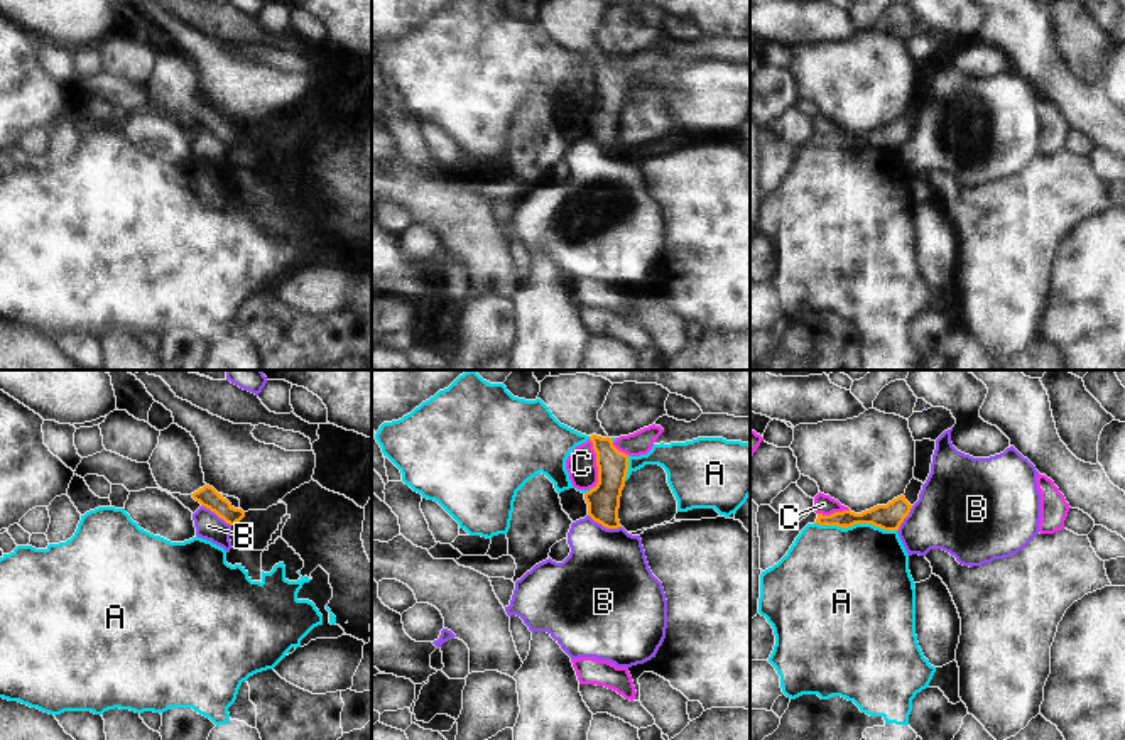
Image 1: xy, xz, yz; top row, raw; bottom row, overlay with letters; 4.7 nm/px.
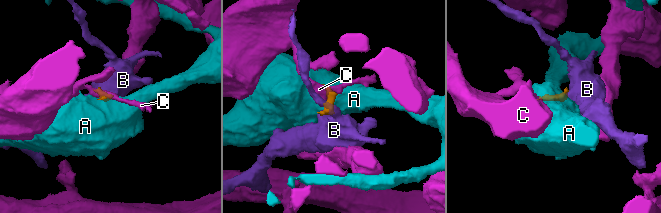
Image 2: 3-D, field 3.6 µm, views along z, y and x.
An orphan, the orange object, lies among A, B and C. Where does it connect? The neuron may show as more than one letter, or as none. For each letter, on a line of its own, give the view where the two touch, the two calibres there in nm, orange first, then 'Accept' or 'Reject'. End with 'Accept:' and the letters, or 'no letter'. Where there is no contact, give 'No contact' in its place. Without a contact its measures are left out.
A: Touches orange in yz. Thickness 130 nm (orange) against 460 nm. Reject
B: Touches orange in xz. Thickness 160 nm (orange) against 420 nm. Reject
C: Touches orange in xz. Thickness 160 nm (orange) against 140 nm. Reject
Accept: no letter.

